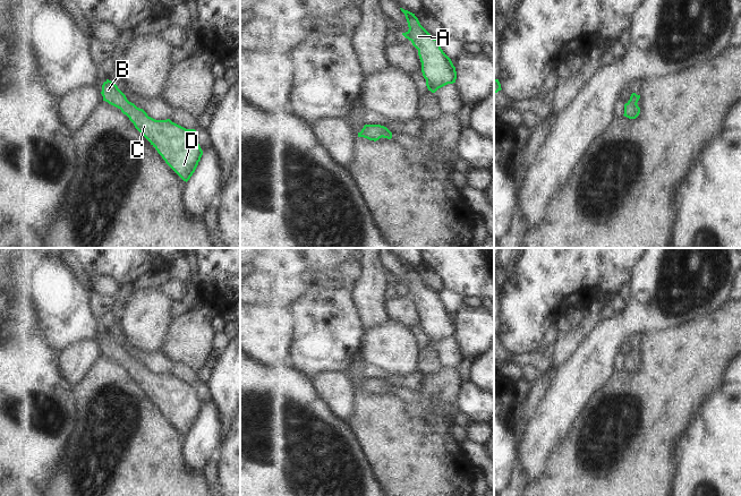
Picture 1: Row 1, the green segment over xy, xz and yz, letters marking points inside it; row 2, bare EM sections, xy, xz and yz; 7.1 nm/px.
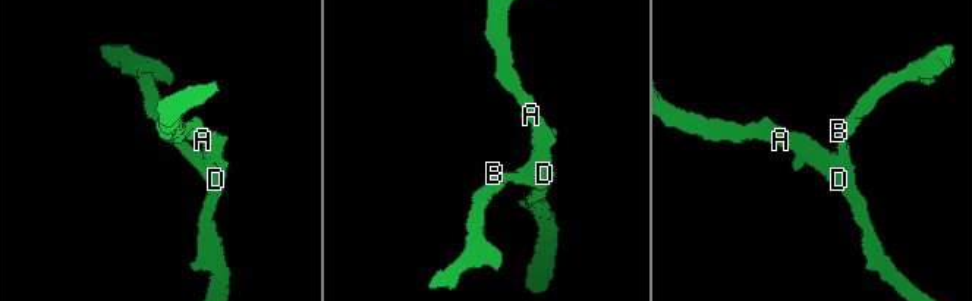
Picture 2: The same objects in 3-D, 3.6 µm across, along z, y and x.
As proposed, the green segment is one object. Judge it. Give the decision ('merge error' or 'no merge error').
no merge error

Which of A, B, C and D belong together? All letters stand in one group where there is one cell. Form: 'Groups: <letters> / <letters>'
Groups: A B C D.

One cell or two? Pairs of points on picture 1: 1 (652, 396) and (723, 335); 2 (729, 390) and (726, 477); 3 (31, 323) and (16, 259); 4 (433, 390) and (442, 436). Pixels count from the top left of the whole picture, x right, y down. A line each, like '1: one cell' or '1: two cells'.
1: one cell
2: one cell
3: two cells
4: one cell

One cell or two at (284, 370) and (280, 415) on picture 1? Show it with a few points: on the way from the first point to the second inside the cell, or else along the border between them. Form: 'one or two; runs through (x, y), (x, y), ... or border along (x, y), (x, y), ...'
one; runs through (282, 382), (281, 403)

